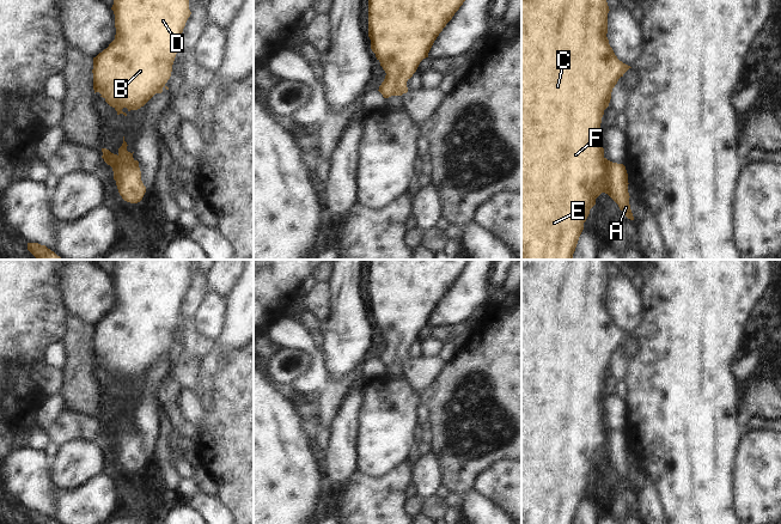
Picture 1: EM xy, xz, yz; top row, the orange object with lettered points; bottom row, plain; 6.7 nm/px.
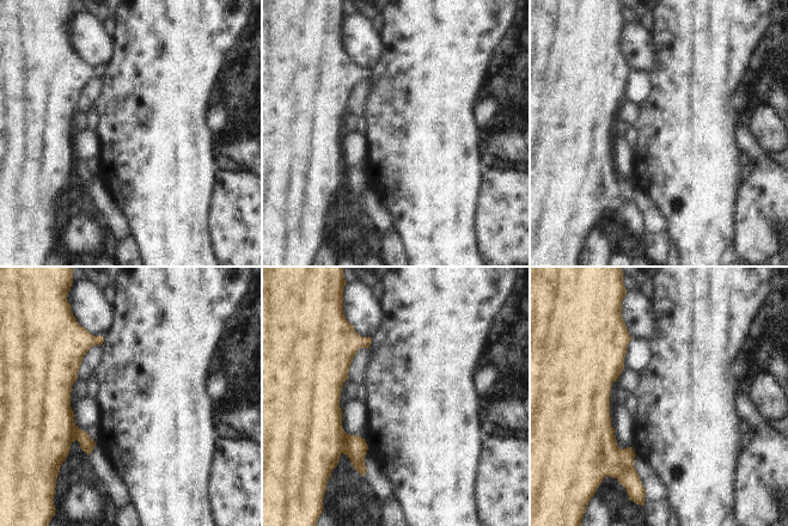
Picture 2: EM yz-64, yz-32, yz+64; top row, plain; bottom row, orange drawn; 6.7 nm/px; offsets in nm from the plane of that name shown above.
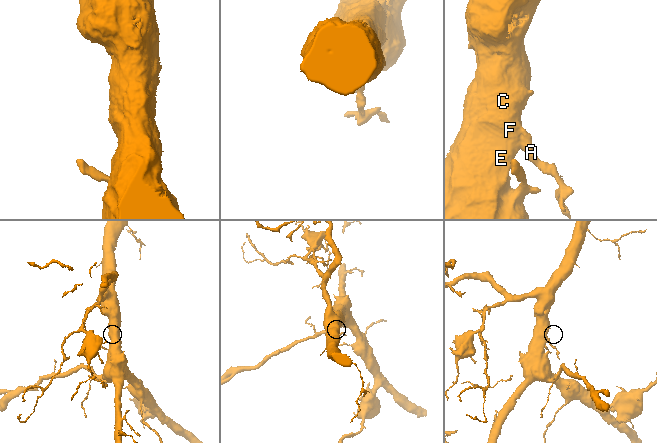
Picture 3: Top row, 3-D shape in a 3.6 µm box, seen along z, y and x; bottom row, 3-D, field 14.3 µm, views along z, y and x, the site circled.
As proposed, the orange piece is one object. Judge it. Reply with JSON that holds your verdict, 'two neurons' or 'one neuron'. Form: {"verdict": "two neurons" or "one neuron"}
{"verdict": "one neuron"}

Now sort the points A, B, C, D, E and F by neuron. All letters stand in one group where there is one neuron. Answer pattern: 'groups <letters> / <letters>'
groups A B C D E F

